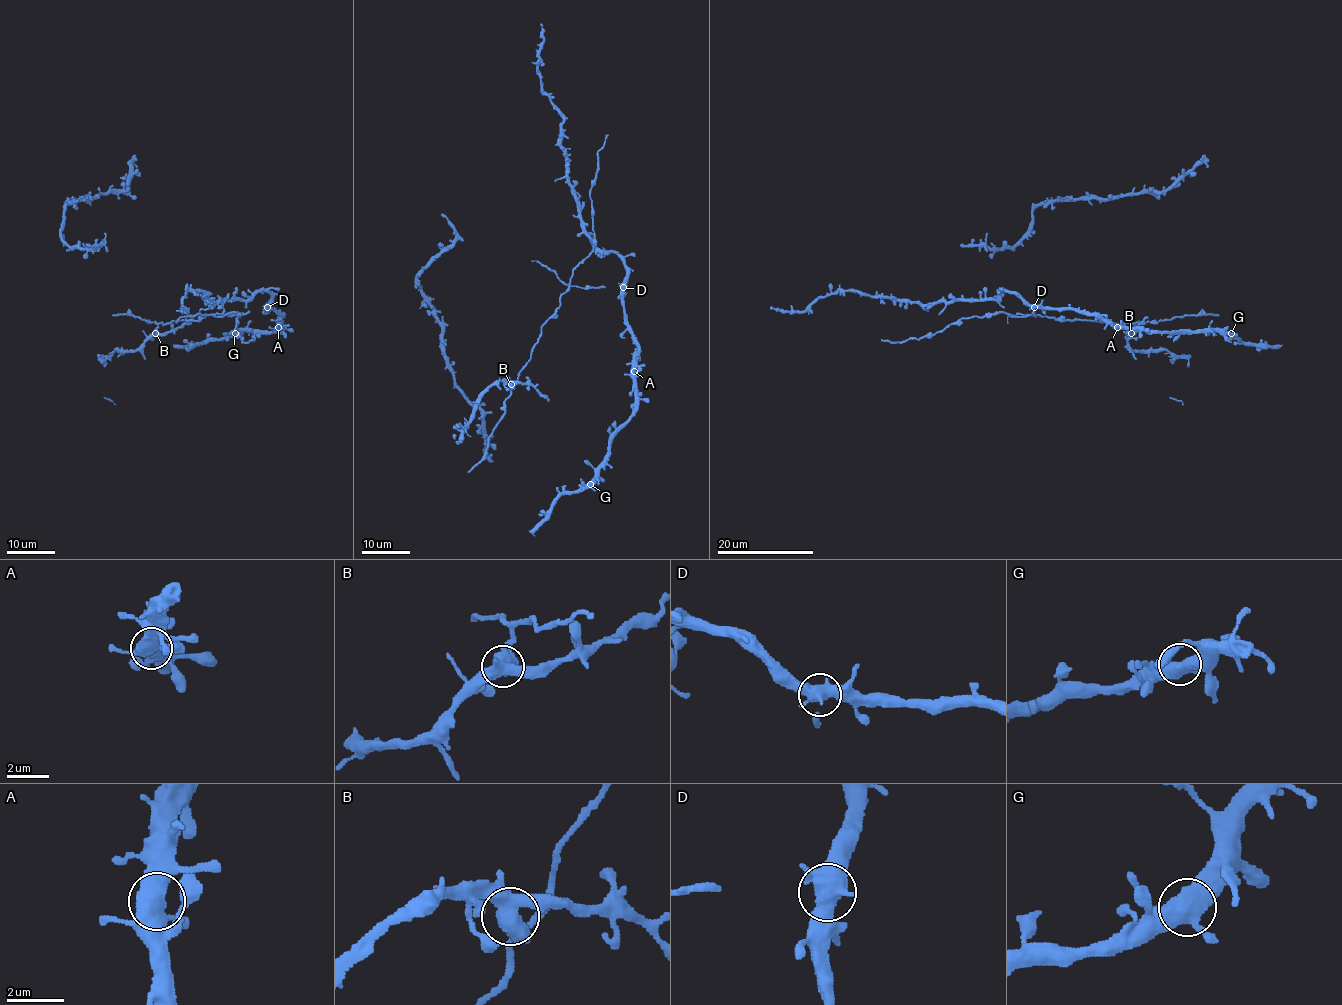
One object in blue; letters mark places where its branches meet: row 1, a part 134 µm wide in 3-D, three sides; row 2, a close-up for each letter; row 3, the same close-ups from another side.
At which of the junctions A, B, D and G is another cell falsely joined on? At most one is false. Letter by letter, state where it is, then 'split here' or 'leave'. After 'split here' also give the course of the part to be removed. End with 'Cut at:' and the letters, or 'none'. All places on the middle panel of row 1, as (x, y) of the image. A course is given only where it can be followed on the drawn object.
A: (634, 371) | leave
B: (511, 384) | split here | (510, 384), (513, 388), (541, 327), (560, 304), (572, 272), (594, 245), (590, 189), (597, 151), (608, 135)
D: (623, 287) | leave
G: (590, 484) | leave
Cut at: B

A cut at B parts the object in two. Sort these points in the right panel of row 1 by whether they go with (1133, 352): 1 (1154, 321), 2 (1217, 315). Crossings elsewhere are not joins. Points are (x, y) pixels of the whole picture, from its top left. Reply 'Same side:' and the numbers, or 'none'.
Same side: none

